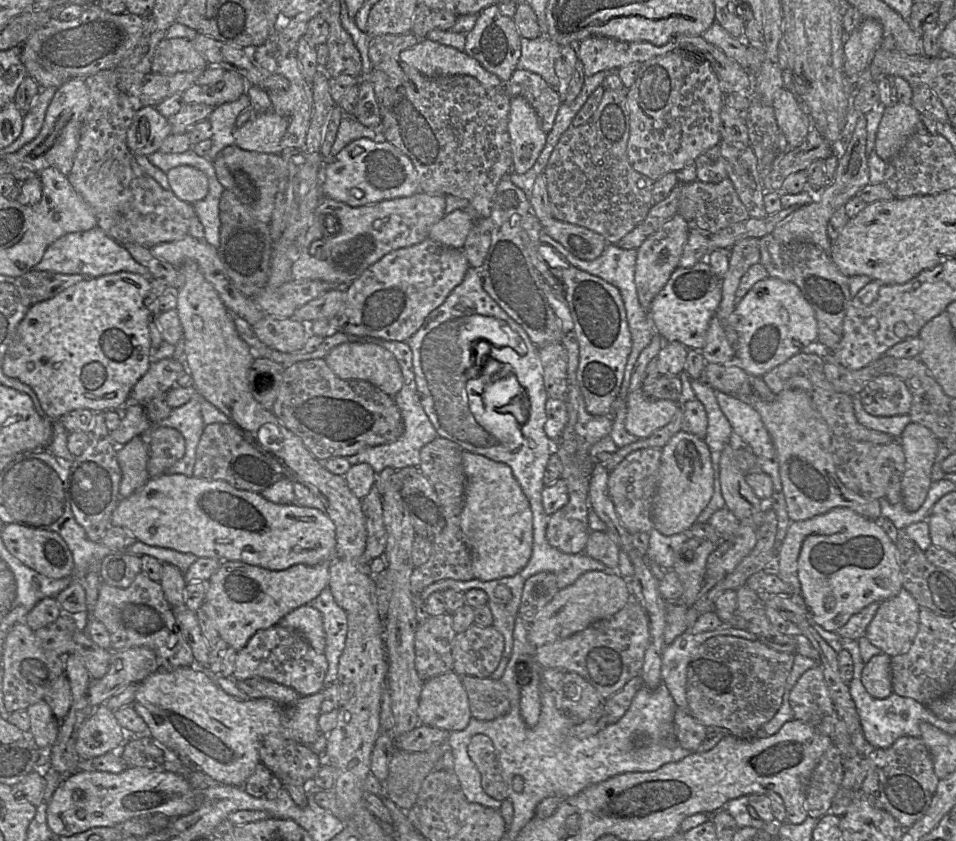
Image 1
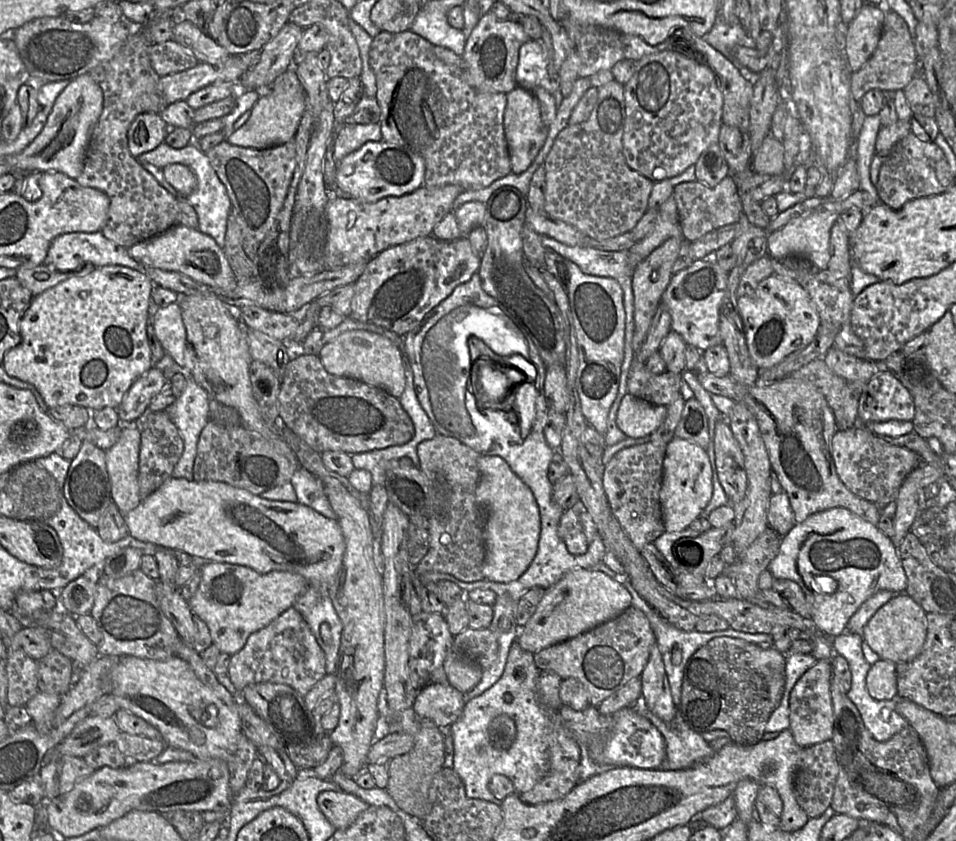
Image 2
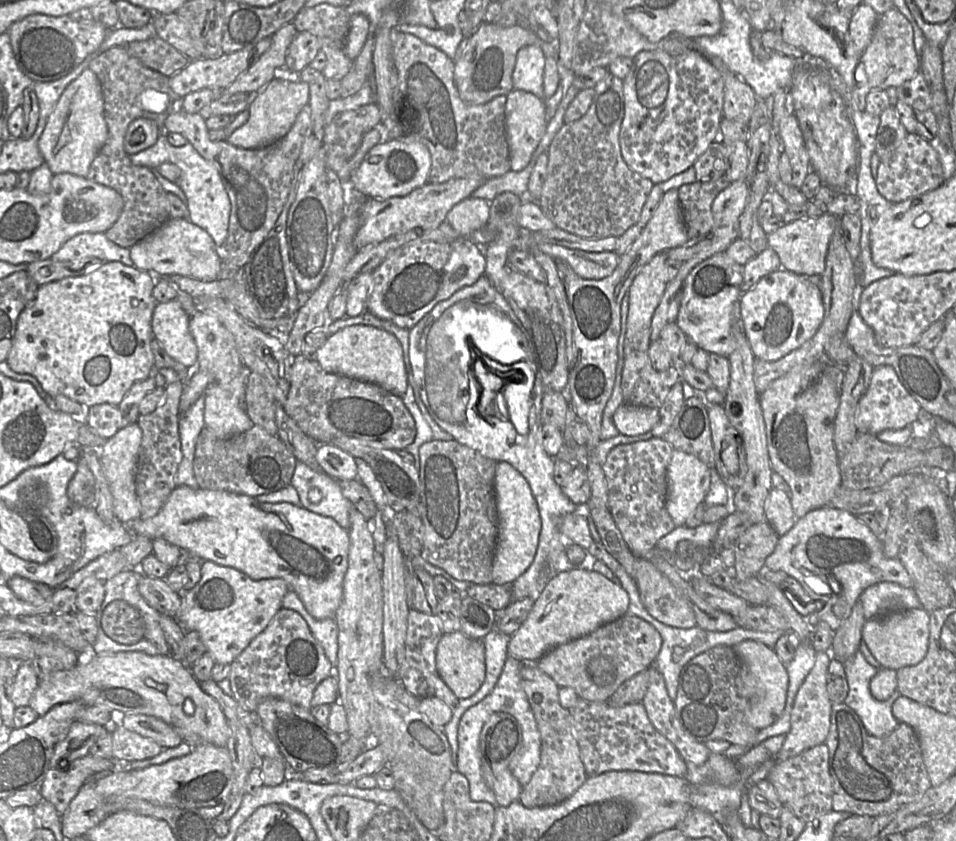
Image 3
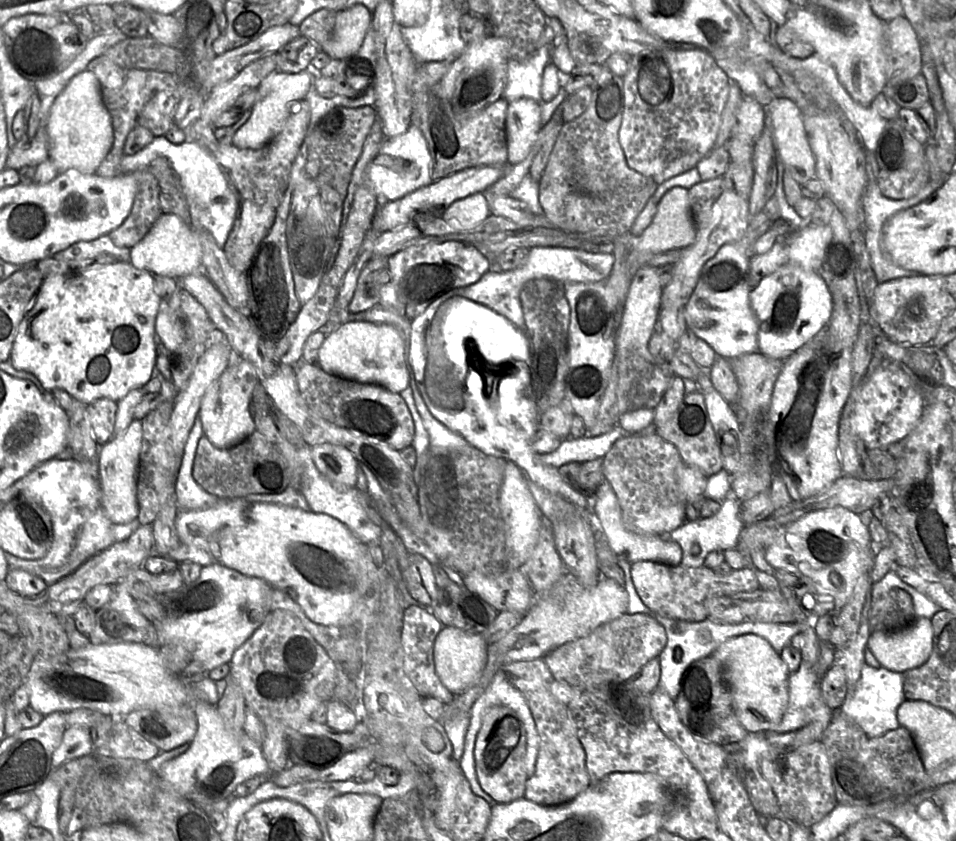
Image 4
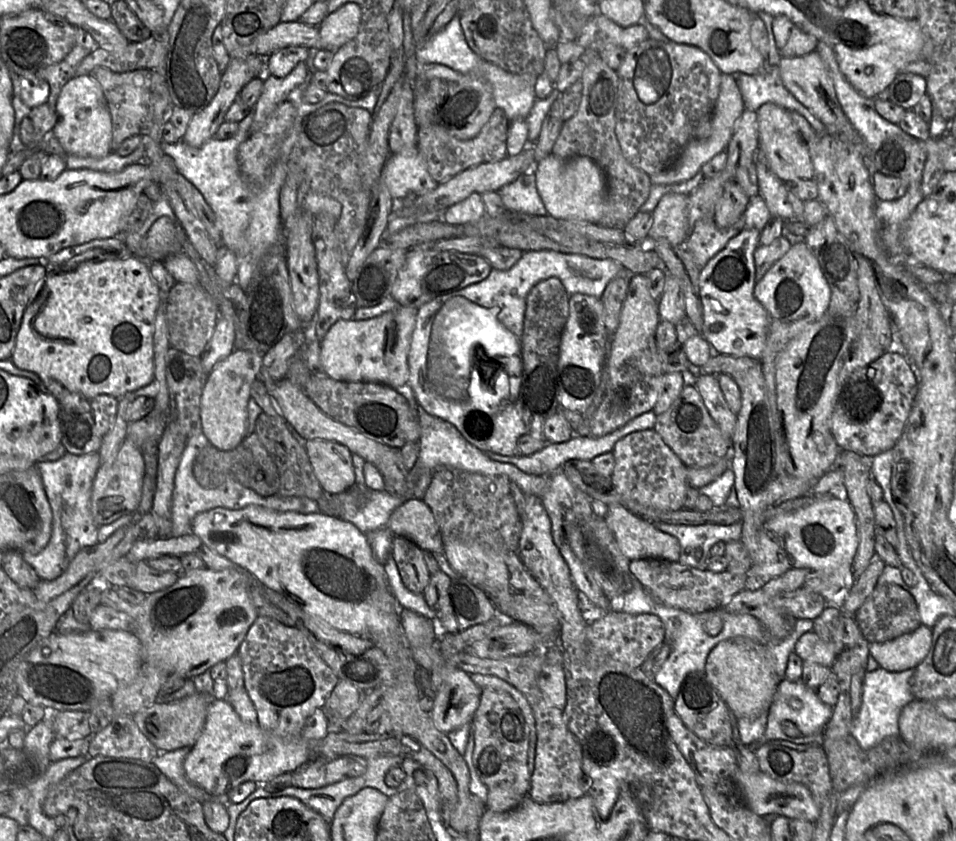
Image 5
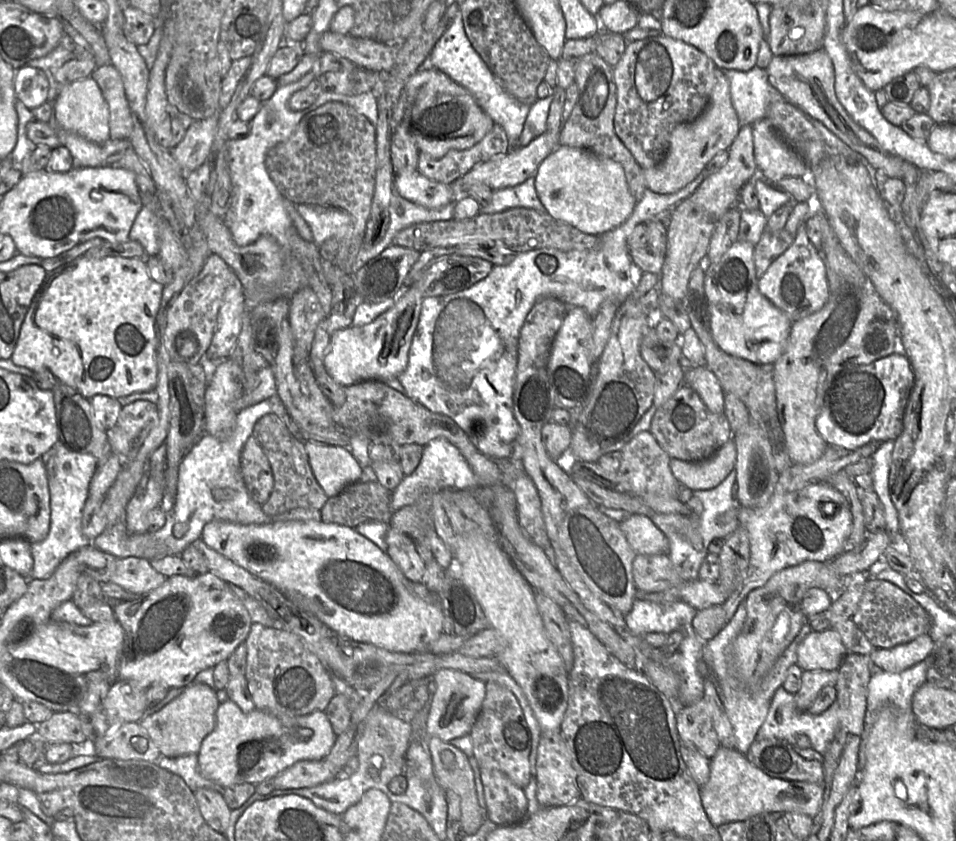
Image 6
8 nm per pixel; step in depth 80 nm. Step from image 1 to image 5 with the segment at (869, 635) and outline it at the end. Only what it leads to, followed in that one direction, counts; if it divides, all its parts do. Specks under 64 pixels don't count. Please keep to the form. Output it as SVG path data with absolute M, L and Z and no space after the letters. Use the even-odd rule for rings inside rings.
M921 624L911 633L882 643L870 643L871 655L880 668L889 672L902 672L916 668L927 656L931 643L932 628Z

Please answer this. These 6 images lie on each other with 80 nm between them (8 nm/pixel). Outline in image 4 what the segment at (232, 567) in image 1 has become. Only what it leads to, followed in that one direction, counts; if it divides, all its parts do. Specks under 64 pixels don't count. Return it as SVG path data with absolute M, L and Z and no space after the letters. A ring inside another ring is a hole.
M220 563L204 566L199 577L179 589L159 595L164 618L154 624L158 644L181 642L206 671L230 663L238 650L271 612L273 587L258 577L246 576Z

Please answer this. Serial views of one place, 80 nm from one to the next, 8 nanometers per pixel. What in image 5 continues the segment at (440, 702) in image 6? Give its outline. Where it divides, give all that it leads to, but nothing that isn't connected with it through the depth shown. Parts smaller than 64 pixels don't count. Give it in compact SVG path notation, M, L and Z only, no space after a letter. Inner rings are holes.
M446 666L442 670L442 682L433 698L430 712L435 727L448 734L471 723L482 692L468 673Z

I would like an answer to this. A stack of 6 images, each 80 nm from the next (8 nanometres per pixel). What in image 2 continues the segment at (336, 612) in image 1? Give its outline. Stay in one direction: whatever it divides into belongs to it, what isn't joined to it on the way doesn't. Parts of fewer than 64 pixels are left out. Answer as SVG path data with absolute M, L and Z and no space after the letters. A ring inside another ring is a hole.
M309 587L294 603L297 610L308 624L326 659L326 674L334 674L341 644L343 624L338 617L329 596L321 595ZM326 623L330 627L331 643L326 644L320 634L320 626Z

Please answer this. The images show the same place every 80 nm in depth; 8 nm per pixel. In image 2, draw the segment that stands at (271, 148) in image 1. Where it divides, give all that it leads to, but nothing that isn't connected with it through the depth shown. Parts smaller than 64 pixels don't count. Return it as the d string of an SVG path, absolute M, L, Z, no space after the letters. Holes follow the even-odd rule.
M301 87L297 92L276 92L266 89L260 93L251 109L249 119L235 130L227 141L232 145L254 149L265 149L284 144L292 139L306 109L306 95Z

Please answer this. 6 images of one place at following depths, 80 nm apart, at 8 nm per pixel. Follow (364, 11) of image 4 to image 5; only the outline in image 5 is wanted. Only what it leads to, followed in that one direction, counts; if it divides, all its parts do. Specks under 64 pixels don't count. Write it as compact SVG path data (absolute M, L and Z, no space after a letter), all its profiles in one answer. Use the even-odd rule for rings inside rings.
M346 3L328 14L319 26L322 49L337 51L358 33L361 21L361 6Z

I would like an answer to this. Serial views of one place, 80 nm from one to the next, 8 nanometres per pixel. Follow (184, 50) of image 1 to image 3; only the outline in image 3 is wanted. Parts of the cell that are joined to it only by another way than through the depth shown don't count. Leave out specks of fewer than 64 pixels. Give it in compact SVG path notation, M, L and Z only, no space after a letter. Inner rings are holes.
M159 37L129 42L125 47L131 56L138 58L146 67L168 77L176 74L191 61Z

